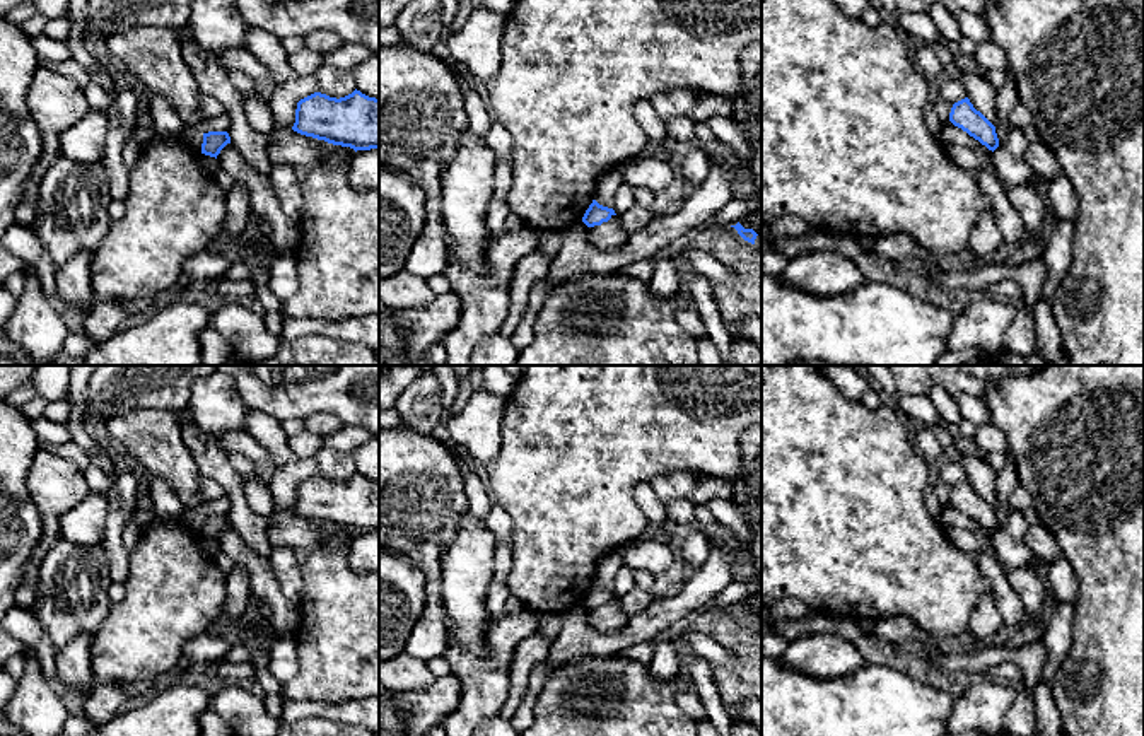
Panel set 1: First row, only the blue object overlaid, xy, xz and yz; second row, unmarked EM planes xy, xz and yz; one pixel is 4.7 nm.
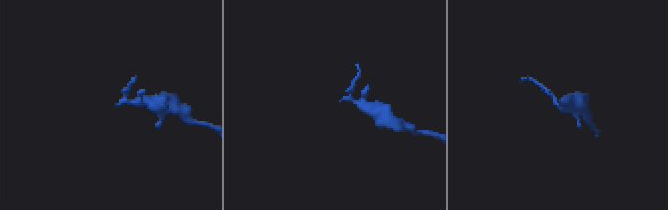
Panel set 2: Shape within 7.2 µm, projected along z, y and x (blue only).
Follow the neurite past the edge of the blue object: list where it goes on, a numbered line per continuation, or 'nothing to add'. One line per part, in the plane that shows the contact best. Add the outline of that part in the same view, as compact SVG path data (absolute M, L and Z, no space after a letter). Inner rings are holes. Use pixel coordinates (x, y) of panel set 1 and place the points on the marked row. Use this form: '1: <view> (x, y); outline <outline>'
nothing to add

